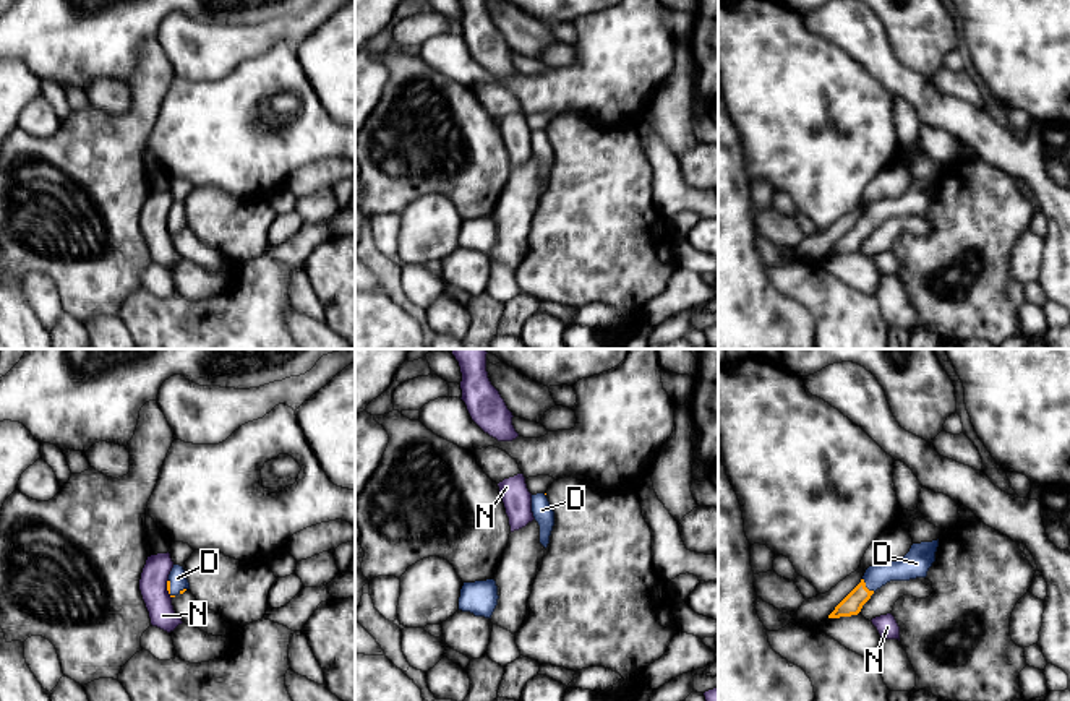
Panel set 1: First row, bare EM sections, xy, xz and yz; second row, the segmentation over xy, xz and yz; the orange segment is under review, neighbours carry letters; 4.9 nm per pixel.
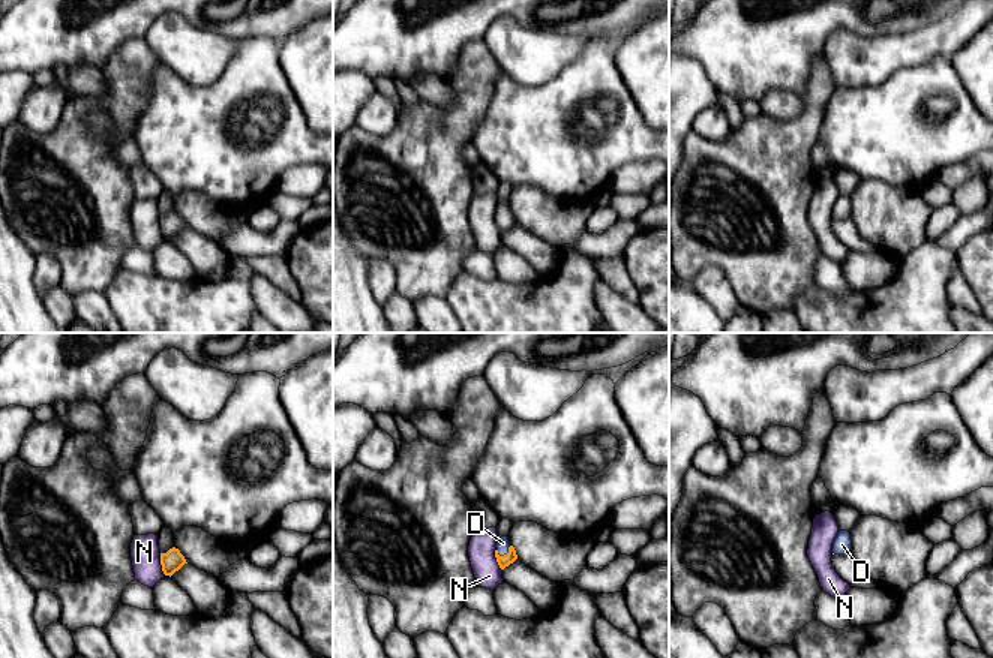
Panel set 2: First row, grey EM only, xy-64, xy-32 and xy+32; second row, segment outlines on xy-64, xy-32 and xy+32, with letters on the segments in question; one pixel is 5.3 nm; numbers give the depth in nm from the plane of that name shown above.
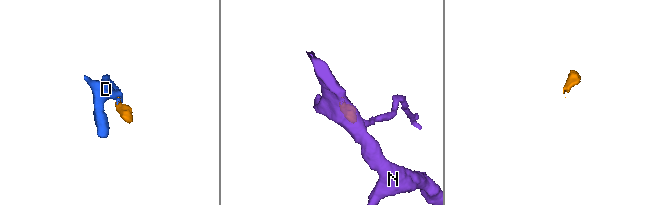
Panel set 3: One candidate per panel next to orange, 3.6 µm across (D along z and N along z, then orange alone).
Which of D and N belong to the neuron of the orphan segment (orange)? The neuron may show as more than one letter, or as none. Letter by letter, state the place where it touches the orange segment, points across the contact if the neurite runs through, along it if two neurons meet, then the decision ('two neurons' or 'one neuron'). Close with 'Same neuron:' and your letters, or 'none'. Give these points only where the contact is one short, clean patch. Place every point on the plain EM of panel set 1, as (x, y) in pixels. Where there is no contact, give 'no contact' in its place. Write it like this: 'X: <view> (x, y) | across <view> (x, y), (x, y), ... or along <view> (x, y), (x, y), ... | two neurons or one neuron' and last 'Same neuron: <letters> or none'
D: yz (864, 223) | across yz (851, 240), (864, 223), (881, 210), (910, 203) | one neuron
N: xy (167, 226) | along xy (167, 216), (171, 234) | two neurons
Same neuron: D

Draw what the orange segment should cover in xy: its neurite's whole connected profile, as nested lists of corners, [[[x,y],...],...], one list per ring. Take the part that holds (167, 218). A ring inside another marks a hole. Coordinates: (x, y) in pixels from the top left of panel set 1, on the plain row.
[[[173,201],[167,217],[167,227],[170,234],[183,230],[186,226],[190,226],[190,219],[185,213],[183,203]]]

